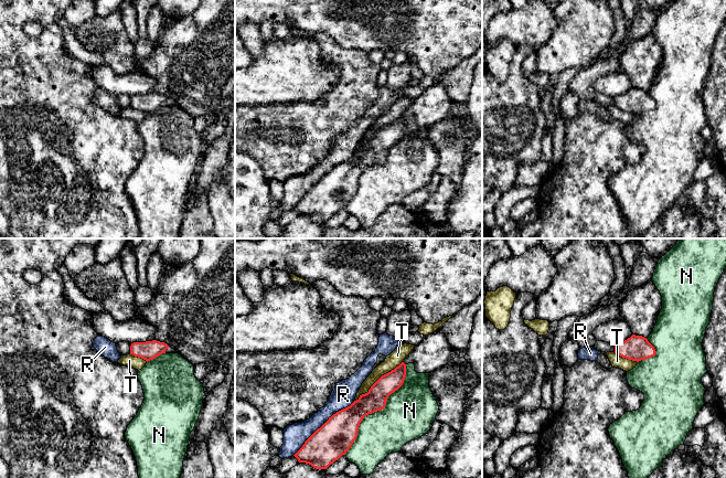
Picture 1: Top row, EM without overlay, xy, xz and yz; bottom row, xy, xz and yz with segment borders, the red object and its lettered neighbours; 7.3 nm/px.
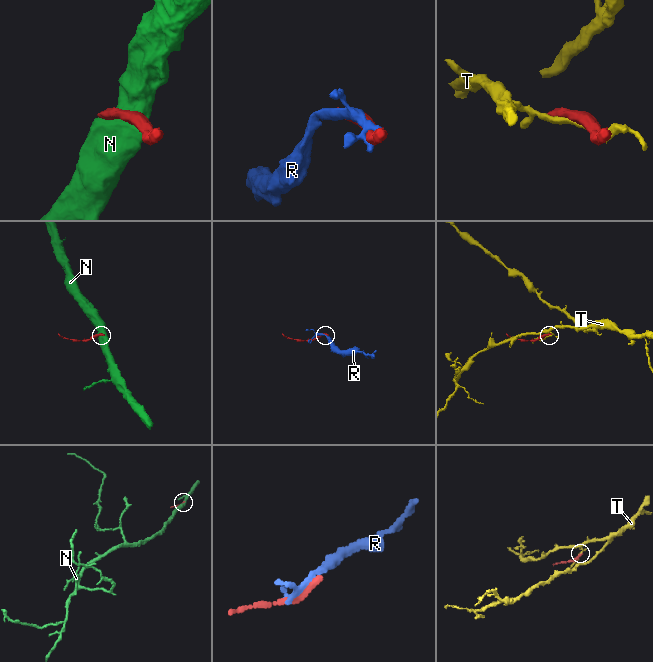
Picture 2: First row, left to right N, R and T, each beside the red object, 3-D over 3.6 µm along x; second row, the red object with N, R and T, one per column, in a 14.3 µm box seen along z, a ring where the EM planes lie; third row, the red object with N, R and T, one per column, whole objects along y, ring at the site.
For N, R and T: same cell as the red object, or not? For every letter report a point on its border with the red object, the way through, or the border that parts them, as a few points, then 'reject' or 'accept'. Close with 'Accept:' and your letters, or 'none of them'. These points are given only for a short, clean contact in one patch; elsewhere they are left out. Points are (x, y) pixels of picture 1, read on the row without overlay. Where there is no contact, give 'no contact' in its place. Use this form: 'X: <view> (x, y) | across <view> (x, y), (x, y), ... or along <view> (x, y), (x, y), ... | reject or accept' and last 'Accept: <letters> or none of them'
N: xz (377, 162) | reject
R: xz (323, 177) | reject
T: xz (377, 133) | reject
Accept: none of them

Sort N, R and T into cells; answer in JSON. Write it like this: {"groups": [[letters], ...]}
{"groups": [["N"], ["R"], ["T"]]}

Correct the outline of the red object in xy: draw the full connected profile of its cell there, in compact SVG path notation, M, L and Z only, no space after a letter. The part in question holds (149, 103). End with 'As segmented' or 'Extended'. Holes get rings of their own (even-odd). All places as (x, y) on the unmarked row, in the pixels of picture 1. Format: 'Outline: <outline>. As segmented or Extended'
Outline: M157 93L146 95L134 95L130 98L130 107L141 110L147 115L156 111L162 106L178 106L174 102L164 95Z. Extended

